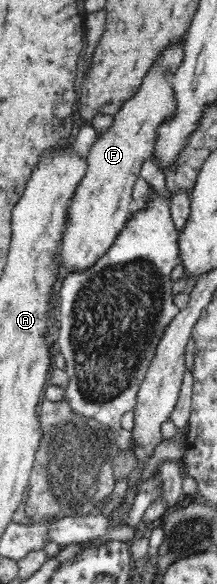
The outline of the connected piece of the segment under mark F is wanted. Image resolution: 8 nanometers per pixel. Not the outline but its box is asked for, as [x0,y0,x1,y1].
[58,47,183,275]

